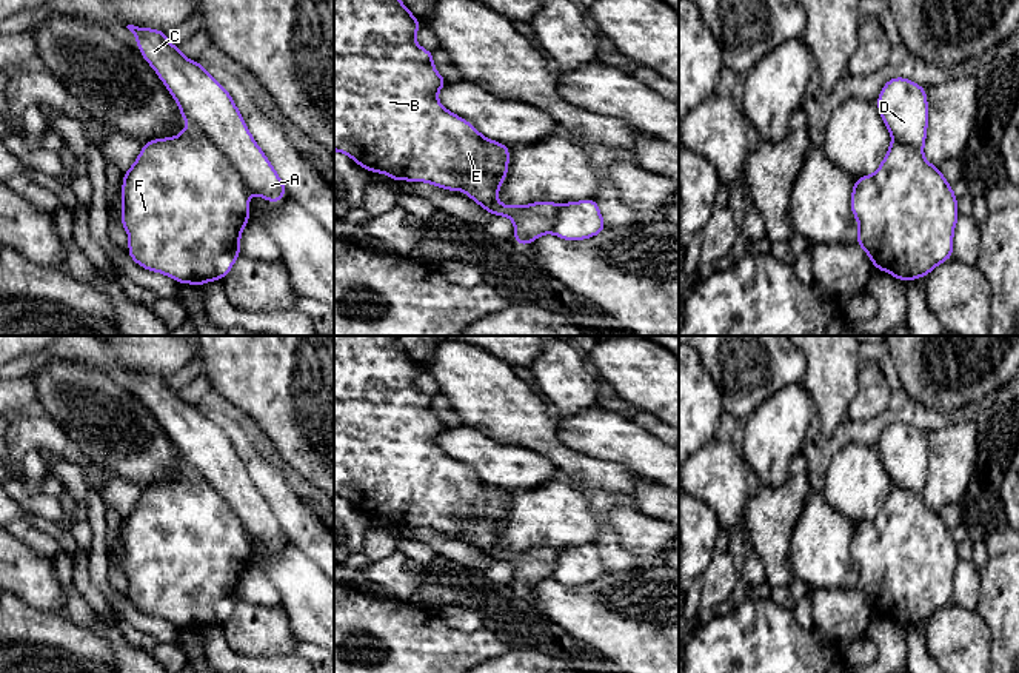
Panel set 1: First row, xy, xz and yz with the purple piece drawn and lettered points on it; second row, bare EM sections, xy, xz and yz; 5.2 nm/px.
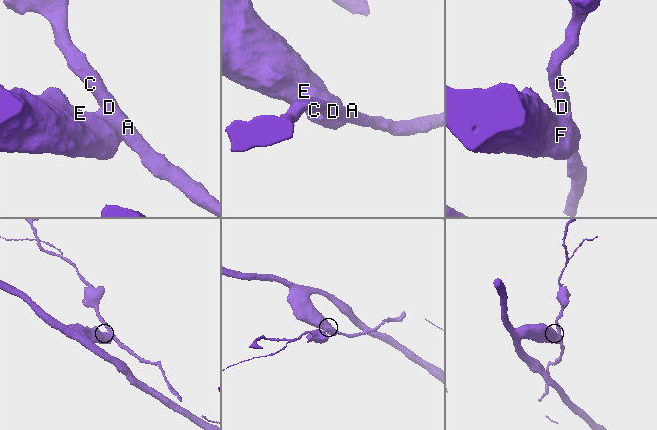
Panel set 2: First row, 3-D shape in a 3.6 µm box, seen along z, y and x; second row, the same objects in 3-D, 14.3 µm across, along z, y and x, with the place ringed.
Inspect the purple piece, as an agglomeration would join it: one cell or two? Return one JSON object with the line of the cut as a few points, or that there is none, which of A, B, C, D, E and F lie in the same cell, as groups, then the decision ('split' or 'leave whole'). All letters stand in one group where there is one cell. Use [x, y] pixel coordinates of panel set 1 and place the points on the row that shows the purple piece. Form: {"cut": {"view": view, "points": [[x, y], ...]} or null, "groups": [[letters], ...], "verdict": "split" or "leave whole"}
{"cut": {"view": "xy", "points": [[190, 125], [196, 127], [234, 167], [247, 191]]}, "groups": [["A", "C", "D"], ["B", "E", "F"]], "verdict": "split"}

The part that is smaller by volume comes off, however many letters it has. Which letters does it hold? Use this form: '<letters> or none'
A, C, D

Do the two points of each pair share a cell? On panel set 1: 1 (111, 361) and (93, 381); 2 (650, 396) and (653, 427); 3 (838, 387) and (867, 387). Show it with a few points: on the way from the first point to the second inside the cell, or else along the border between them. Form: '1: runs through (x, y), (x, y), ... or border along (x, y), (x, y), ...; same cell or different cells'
1: border along (70, 358), (105, 370), (113, 376); different cells
2: border along (639, 408), (653, 413), (662, 421); different cells
3: border along (862, 362), (858, 390), (847, 416); different cells

